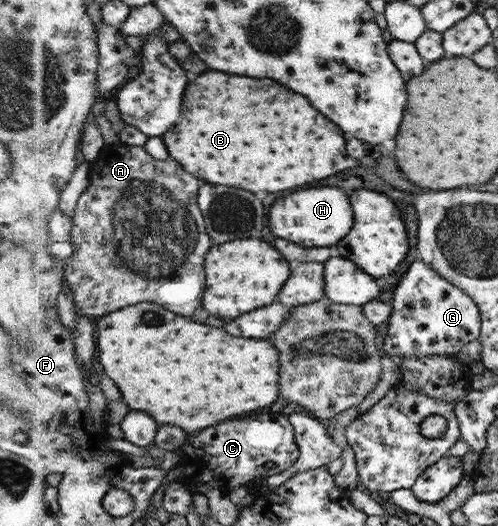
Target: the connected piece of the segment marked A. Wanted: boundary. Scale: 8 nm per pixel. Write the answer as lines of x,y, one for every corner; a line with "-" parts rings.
124,143
107,144
98,159
93,161
91,171
91,185
79,200
74,220
71,244
77,246
77,254
71,256
68,253
66,303
77,303
85,310
87,315
101,317
123,310
124,307
143,302
161,304
163,307
169,307
171,311
181,313
181,315
195,315
199,309
203,309
203,297
205,297
205,291
207,291
205,259
207,259
207,253
213,249
215,243
213,243
213,236
209,235
209,231
207,231
206,217
200,207
199,189
201,189
201,179
197,179
193,173
185,171
183,165
179,161
175,161
175,159
161,161
153,157
147,151
145,145
133,146

